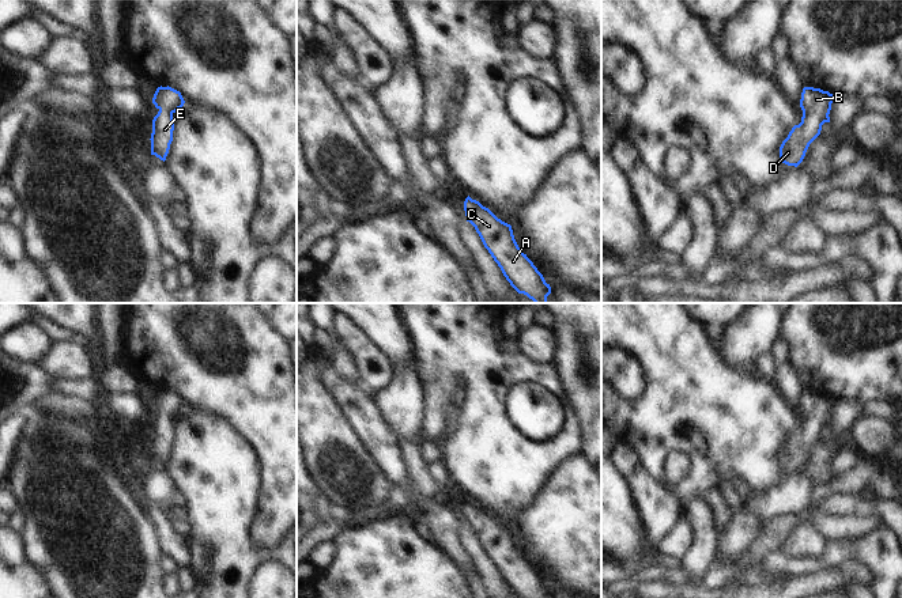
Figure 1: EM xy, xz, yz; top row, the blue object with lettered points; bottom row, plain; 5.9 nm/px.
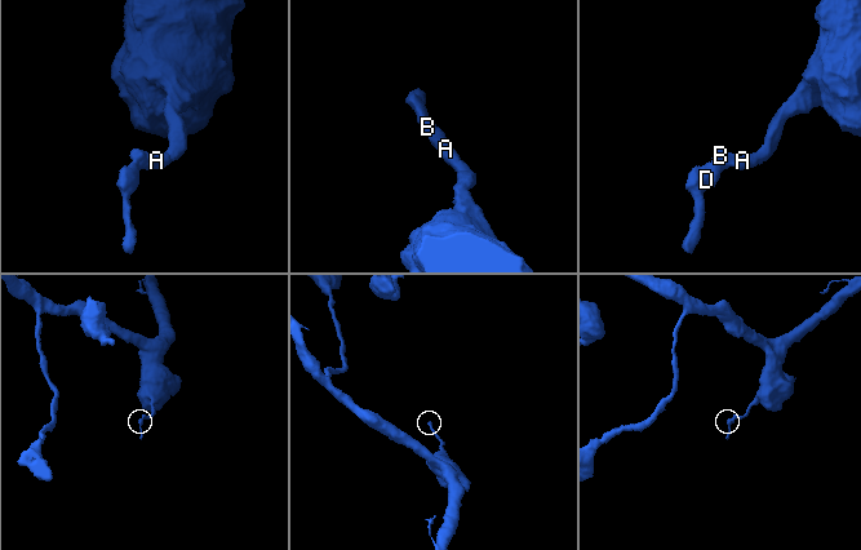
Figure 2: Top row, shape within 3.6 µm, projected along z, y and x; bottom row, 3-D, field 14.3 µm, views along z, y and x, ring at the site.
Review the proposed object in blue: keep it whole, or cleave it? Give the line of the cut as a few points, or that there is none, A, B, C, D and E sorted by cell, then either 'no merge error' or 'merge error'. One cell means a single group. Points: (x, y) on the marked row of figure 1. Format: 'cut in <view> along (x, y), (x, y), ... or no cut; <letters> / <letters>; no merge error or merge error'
no cut; A B C D E; no merge error

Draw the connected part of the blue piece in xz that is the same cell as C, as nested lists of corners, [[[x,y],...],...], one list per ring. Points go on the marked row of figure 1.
[[[469,196],[464,201],[467,222],[479,234],[484,247],[501,268],[510,285],[535,303],[548,303],[550,284],[518,247],[512,226],[498,219],[488,208]]]

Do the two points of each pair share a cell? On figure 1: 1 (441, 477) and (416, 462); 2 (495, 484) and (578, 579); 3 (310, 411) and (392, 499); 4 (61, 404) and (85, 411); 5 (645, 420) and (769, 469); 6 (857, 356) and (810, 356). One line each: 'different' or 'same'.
1: different
2: different
3: different
4: same
5: same
6: same

